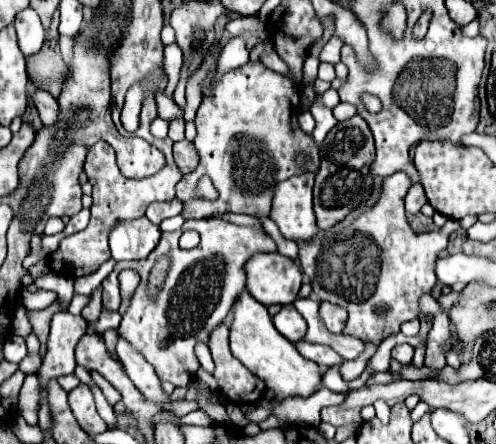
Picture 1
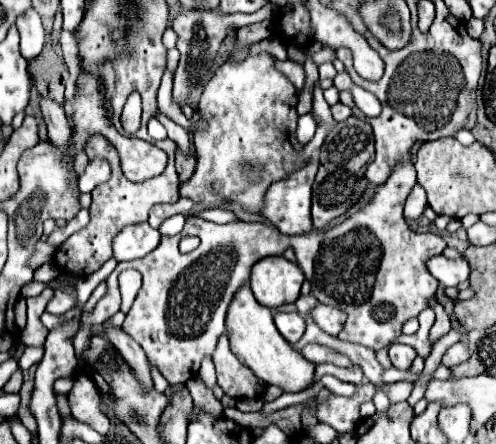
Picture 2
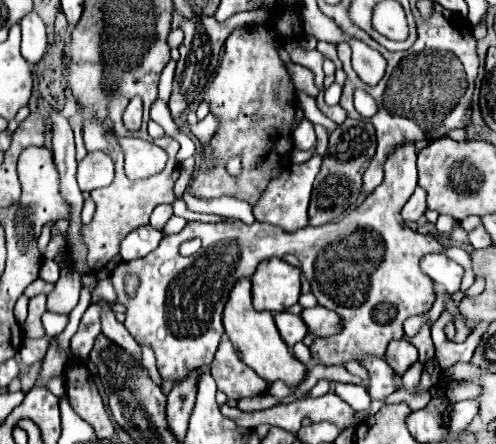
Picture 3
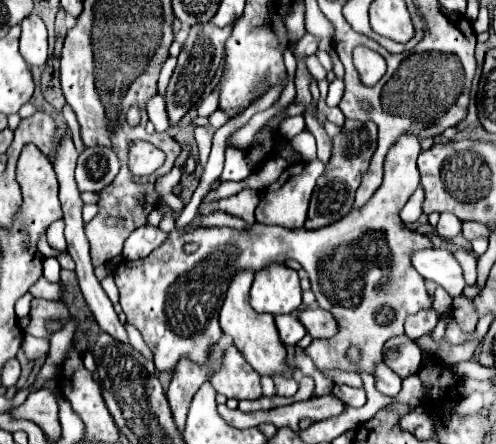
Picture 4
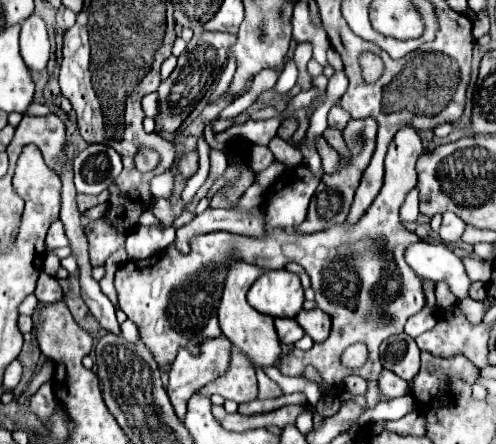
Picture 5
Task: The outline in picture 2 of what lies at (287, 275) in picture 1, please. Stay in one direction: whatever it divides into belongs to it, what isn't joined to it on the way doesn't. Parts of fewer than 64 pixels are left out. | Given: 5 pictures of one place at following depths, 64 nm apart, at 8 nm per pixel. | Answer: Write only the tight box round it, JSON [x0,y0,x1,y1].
[250,256,304,308]

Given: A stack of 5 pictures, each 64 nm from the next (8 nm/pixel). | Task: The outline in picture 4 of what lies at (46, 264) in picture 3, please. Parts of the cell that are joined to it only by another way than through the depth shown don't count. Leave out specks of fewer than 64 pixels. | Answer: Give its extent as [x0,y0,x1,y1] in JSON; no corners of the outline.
[43,257,61,283]

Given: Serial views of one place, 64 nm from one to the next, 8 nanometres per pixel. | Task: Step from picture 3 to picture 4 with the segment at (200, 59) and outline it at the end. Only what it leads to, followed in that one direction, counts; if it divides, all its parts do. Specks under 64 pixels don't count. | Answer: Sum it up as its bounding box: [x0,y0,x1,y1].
[164,22,232,126]

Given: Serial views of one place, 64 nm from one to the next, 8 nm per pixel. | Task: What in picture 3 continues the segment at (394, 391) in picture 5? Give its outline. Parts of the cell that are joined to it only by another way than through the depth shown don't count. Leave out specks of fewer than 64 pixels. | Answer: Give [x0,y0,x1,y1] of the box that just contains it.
[362,358,398,398]

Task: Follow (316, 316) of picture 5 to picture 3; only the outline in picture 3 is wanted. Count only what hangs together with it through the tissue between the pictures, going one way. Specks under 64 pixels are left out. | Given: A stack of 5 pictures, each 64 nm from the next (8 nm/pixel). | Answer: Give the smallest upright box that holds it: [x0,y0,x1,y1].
[300,306,342,336]

